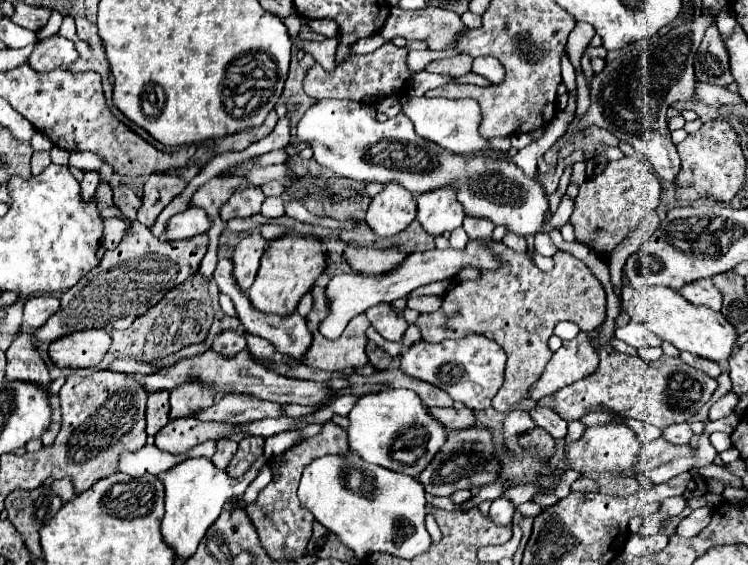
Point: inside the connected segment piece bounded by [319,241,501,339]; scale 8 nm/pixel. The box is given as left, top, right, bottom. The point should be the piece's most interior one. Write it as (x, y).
(348, 295)

